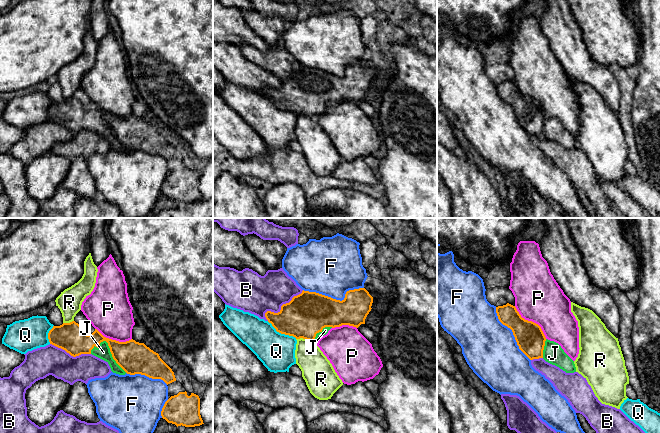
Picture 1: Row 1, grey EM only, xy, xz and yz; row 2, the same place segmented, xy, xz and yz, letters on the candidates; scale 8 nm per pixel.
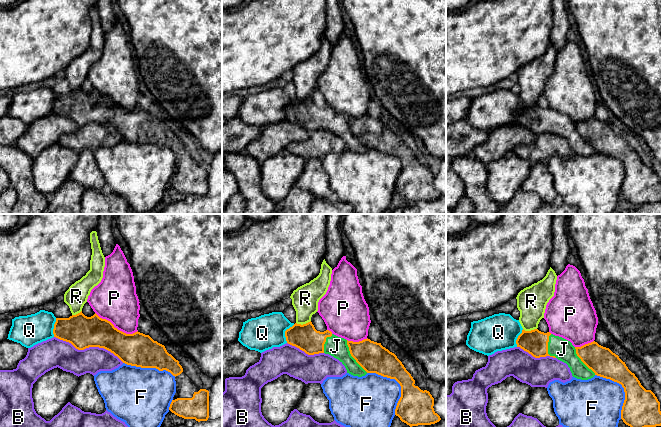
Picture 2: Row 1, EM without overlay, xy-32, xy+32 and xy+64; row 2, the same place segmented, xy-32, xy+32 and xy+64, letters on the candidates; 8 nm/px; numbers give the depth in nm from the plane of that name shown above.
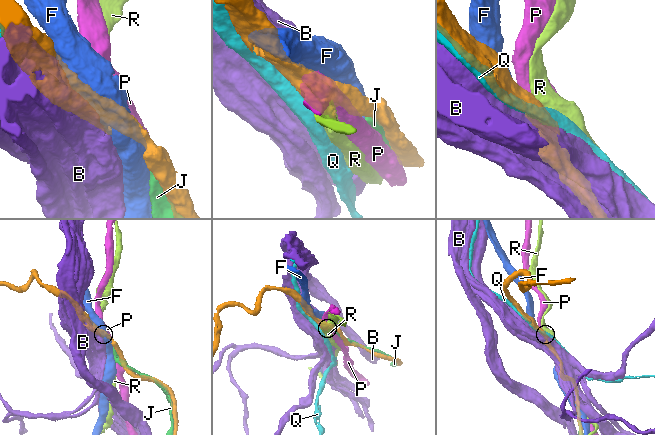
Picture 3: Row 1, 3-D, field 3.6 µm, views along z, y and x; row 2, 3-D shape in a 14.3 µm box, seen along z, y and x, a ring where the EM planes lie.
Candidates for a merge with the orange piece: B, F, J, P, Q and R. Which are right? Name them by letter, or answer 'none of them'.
J

